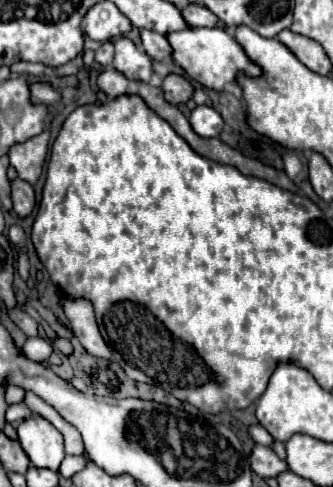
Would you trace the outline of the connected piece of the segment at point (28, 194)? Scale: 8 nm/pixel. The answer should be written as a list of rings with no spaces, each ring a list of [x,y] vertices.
[[[14,179],[12,181],[12,201],[14,201],[14,211],[20,217],[28,217],[36,205],[32,185],[22,179]]]

